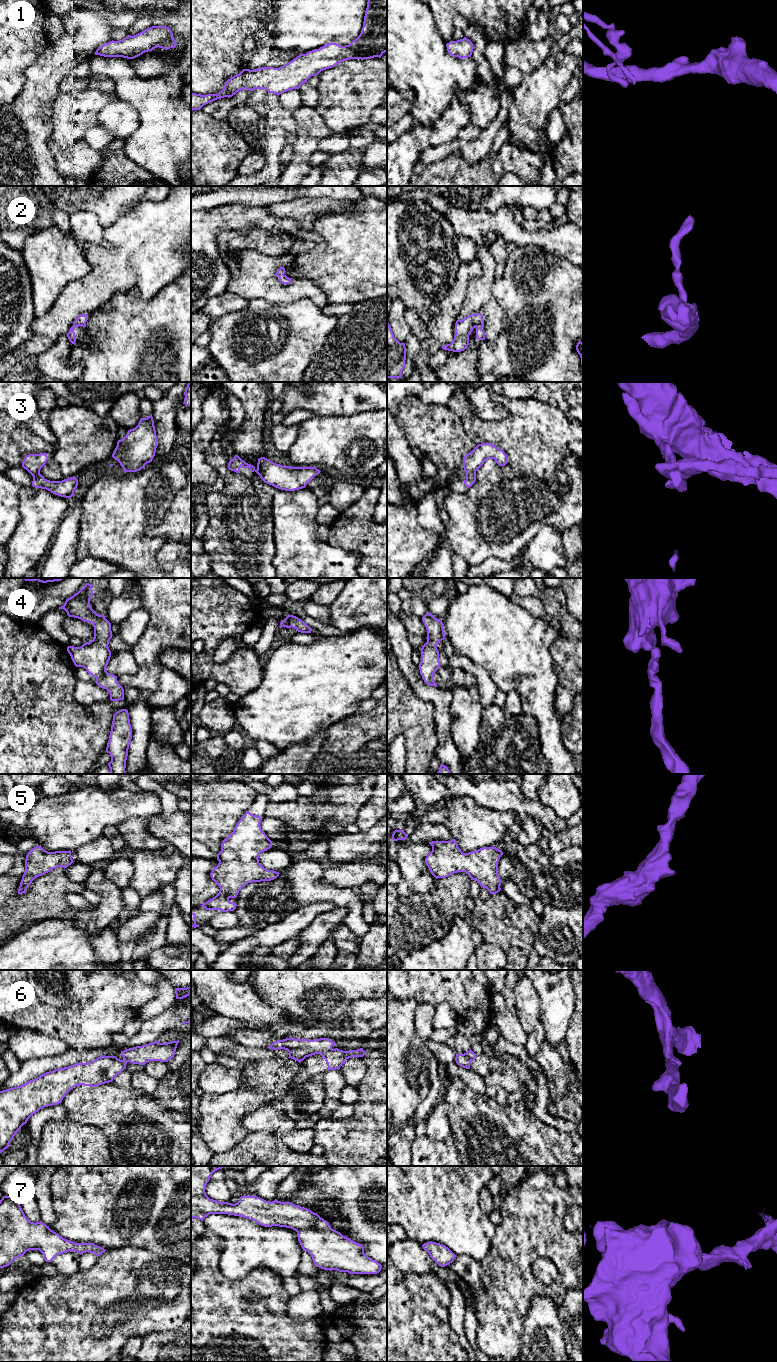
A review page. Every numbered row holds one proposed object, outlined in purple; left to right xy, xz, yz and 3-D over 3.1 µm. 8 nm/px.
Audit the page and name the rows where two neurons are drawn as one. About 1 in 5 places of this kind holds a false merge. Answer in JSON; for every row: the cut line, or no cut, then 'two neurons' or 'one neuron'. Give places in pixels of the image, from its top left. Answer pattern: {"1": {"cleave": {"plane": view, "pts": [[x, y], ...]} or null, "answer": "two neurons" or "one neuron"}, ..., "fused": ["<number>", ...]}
{"1": {"cleave": null, "answer": "one neuron"}, "2": {"cleave": null, "answer": "one neuron"}, "3": {"cleave": null, "answer": "one neuron"}, "4": {"cleave": null, "answer": "one neuron"}, "5": {"cleave": null, "answer": "one neuron"}, "6": {"cleave": {"plane": "xz", "pts": [[331, 1048], [321, 1054]]}, "answer": "two neurons"}, "7": {"cleave": null, "answer": "one neuron"}, "fused": ["6"]}

